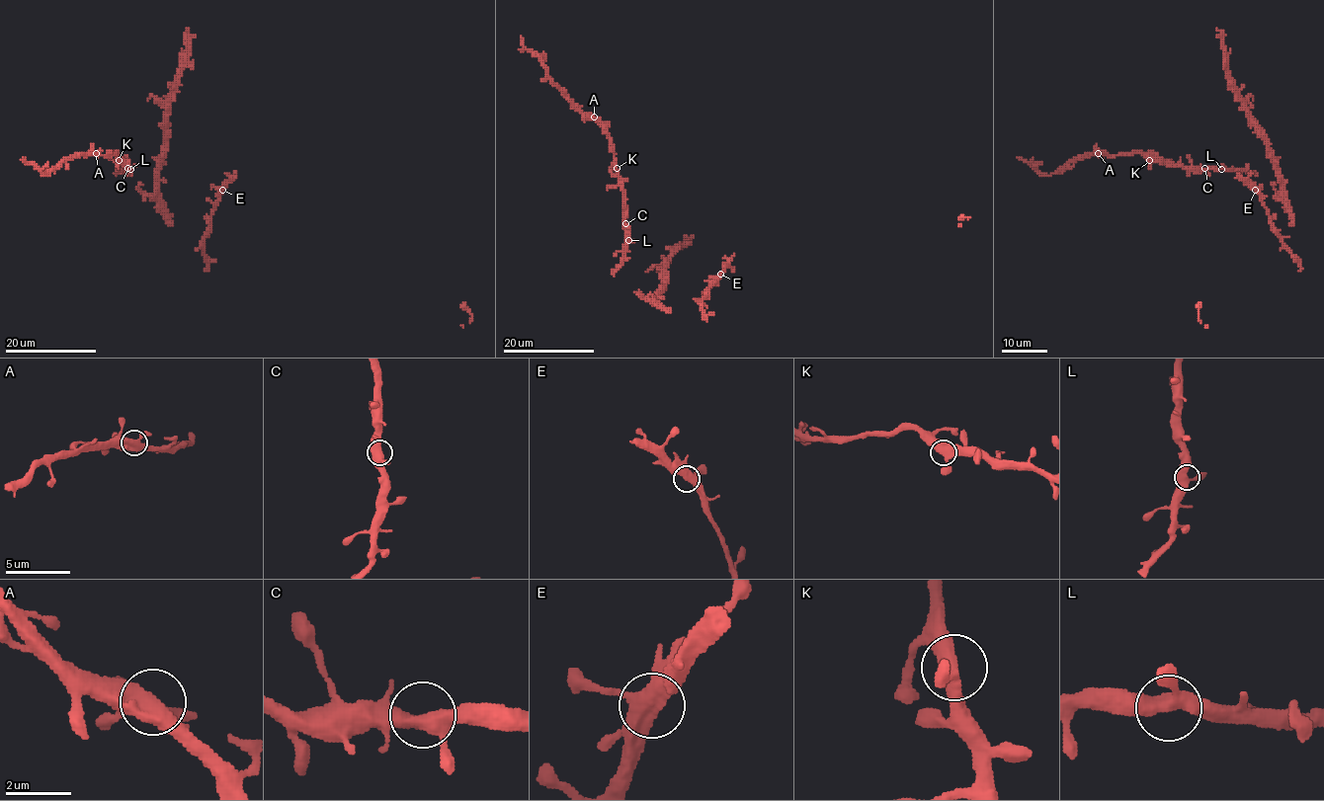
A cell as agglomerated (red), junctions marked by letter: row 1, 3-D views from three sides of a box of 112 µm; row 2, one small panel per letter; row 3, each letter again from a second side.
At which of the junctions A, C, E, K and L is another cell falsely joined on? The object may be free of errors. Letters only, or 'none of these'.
none of these

